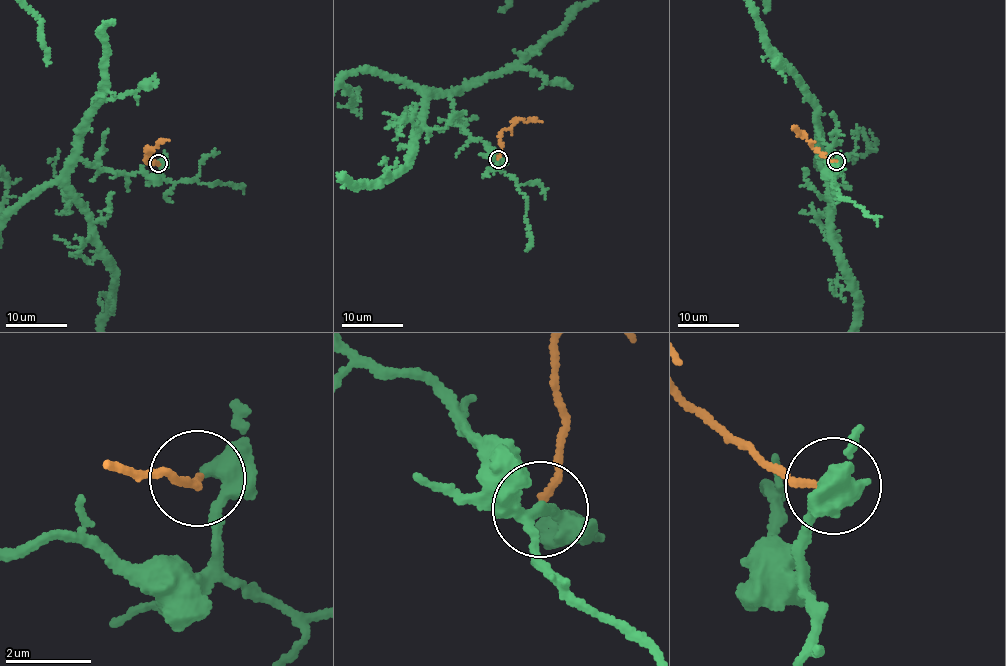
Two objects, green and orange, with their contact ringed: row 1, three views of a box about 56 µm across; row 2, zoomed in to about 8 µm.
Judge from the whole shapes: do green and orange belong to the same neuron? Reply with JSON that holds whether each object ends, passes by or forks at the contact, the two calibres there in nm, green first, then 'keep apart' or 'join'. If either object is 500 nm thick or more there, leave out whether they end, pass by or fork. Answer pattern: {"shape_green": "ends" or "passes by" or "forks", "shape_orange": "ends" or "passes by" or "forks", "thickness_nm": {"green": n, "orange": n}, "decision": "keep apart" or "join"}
{"shape_green": "passes by", "shape_orange": "ends", "thickness_nm": {"green": 420, "orange": 150}, "decision": "keep apart"}

